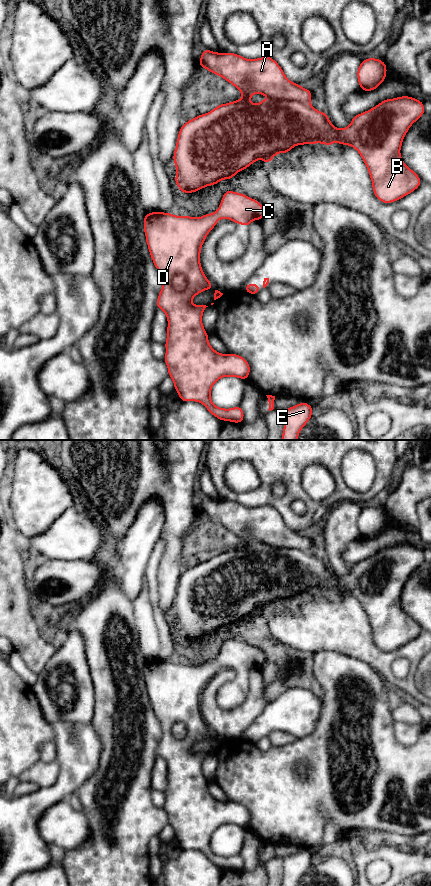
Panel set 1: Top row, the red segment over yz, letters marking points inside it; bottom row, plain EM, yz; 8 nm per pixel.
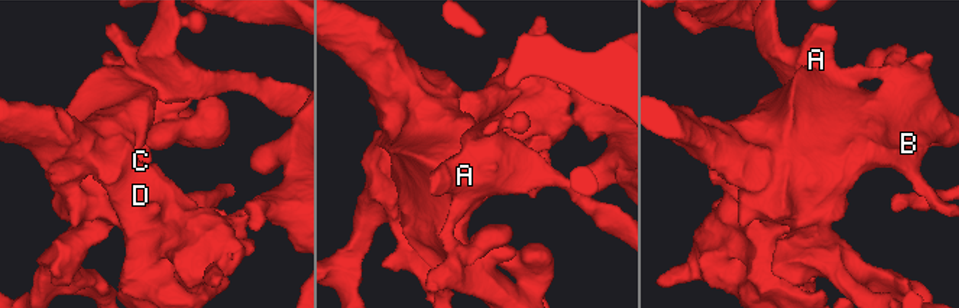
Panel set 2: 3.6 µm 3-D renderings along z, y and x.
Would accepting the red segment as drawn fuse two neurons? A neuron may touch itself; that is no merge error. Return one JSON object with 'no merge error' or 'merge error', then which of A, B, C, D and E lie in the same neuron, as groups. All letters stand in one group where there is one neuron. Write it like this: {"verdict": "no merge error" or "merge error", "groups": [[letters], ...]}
{"verdict": "no merge error", "groups": [["A", "B", "C", "D", "E"]]}

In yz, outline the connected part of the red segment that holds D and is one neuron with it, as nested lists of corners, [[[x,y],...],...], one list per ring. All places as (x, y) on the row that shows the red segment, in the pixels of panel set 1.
[[[228,190],[224,191],[220,206],[214,213],[195,218],[155,211],[146,213],[143,220],[148,250],[162,278],[162,289],[158,295],[156,306],[165,312],[168,321],[164,357],[168,375],[172,378],[174,388],[182,402],[200,402],[219,420],[233,423],[243,422],[244,412],[241,406],[229,409],[215,406],[211,400],[211,389],[222,377],[238,377],[247,380],[250,365],[240,355],[221,354],[211,347],[208,341],[209,334],[202,324],[202,315],[208,306],[194,305],[191,300],[202,291],[214,287],[203,273],[200,253],[208,233],[217,222],[221,218],[226,218],[236,224],[248,227],[253,220],[262,221],[264,214],[265,209],[259,201],[245,194]]]

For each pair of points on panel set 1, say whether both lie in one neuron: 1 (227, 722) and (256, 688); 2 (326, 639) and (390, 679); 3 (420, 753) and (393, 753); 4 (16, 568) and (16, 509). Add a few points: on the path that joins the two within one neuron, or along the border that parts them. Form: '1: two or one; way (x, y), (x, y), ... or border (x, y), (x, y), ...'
1: one; way (237, 717), (254, 698)
2: one; way (343, 639), (354, 639), (377, 662)
3: one; way (413, 753), (400, 753)
4: two; border (10, 521), (14, 527)

